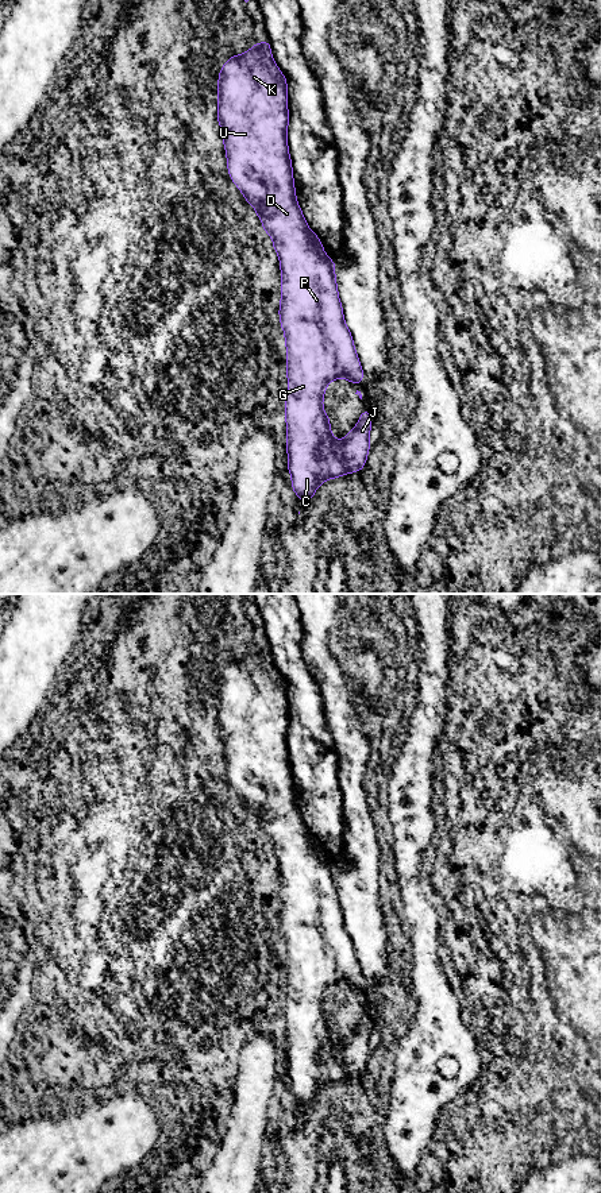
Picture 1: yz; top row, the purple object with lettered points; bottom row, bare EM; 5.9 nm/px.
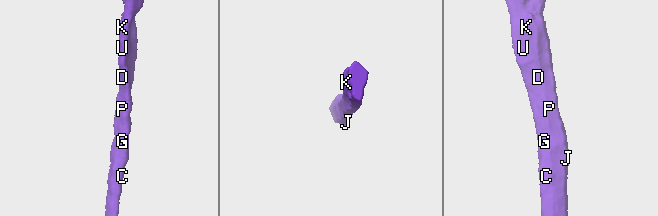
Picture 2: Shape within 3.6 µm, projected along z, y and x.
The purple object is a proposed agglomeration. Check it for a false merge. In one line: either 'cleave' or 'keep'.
keep

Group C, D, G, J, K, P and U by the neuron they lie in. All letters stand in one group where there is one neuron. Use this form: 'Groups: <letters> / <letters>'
Groups: C D G J K P U

